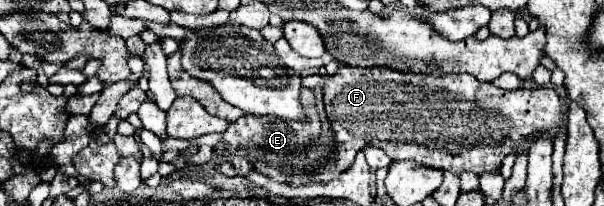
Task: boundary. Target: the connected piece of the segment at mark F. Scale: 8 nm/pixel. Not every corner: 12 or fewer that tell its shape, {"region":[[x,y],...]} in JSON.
{"region":[[340,66],[330,182],[372,144],[484,174],[564,114],[552,88]]}

